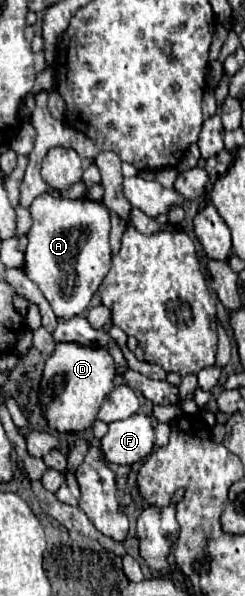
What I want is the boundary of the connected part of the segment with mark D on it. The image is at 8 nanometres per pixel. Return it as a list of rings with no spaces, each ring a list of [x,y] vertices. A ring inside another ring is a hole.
[[[63,342],[45,362],[43,378],[39,384],[39,404],[49,428],[57,432],[83,432],[97,420],[99,406],[105,396],[115,388],[115,362],[107,348],[83,348],[79,344]]]

